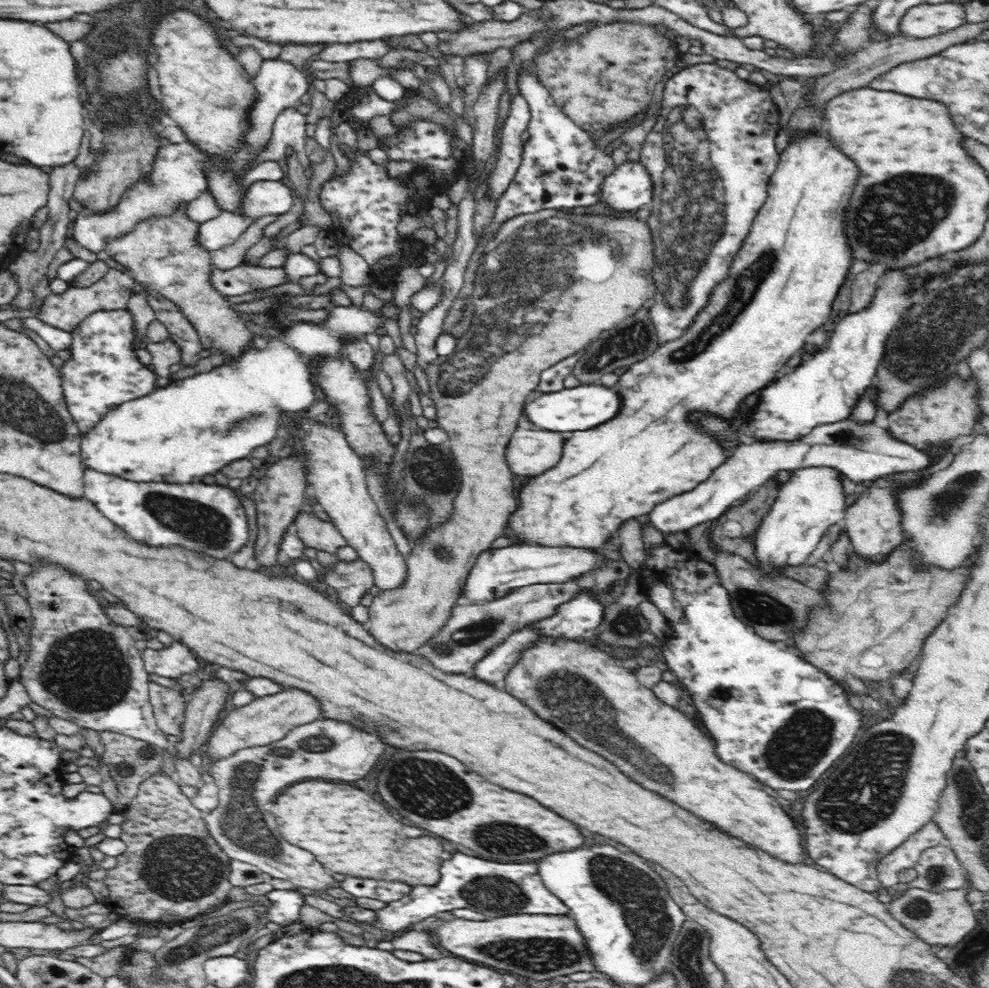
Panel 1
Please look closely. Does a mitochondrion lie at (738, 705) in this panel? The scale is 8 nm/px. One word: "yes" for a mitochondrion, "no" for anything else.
no

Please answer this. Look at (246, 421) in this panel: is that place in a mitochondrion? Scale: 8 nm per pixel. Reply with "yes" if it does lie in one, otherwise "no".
yes

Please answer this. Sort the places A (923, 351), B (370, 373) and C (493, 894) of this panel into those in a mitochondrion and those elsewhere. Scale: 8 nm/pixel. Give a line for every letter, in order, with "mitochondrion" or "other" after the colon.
A: mitochondrion
B: other
C: mitochondrion

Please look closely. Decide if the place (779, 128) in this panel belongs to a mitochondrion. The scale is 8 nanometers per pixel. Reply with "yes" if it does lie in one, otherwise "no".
no

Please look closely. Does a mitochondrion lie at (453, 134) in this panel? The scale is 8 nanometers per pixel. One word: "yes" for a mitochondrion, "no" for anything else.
no

